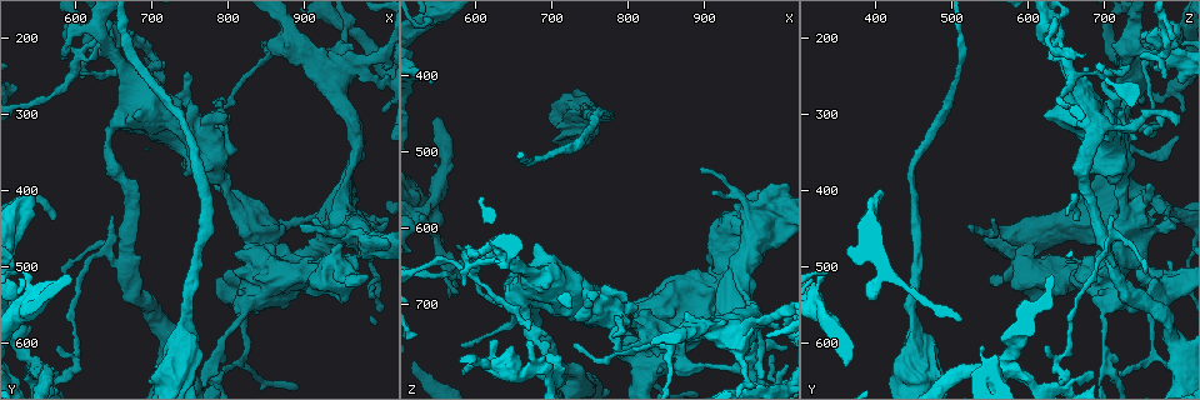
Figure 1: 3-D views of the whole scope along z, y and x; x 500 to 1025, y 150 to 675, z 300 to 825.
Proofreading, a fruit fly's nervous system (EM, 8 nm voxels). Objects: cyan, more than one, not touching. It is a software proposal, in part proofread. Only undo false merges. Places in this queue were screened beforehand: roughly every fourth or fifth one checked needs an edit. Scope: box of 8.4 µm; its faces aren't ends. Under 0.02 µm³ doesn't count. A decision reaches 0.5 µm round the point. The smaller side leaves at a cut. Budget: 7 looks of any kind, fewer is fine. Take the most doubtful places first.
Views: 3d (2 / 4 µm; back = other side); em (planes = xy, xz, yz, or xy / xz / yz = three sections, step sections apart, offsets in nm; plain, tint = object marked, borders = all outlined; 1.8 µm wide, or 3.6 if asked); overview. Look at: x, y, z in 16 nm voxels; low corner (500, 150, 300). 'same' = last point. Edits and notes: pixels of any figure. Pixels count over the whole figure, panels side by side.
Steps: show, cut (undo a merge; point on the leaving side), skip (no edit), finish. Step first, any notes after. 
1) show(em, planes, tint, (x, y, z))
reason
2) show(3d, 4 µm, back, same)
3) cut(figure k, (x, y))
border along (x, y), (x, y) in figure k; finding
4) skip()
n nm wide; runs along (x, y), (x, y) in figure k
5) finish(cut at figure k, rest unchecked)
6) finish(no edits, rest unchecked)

show(em, yz, step 16, tint, (775, 635, 705))

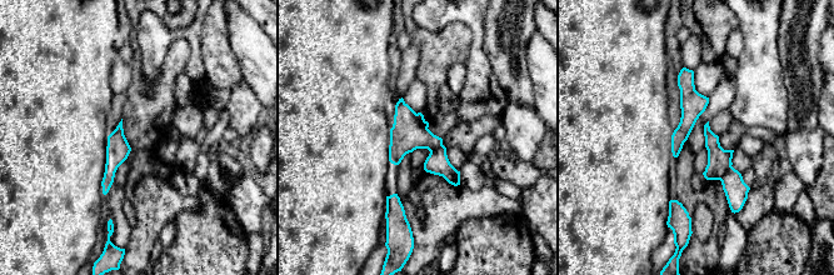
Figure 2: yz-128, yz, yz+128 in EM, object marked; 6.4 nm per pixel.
show(em, planes, tint, same)

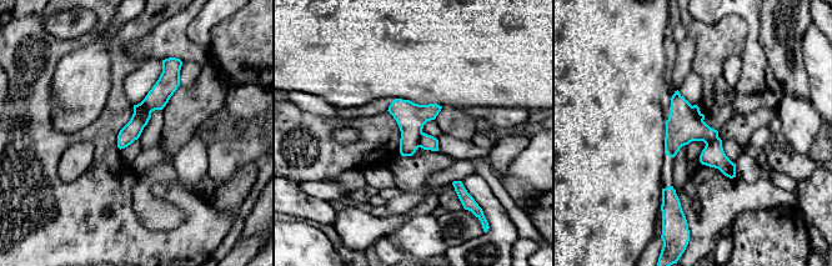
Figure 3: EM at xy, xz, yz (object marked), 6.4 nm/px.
cut(figure 3, (139, 109))
120 nm wide; border along (134, 113), (139, 114), (146, 124) in figure 3; a second neuron is stuck on

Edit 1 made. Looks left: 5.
show(em, xy, step 16, tint, (635, 210, 635))
thick turns thin

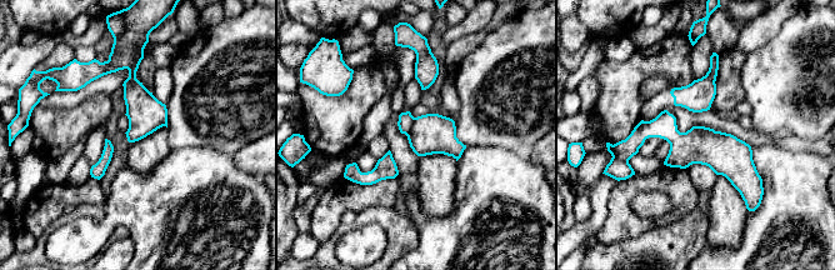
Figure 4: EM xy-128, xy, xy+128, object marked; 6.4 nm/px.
cut(figure 4, (405, 119))
200 nm wide; border along (415, 118), (411, 128), (405, 134) in figure 4; two neurons meet here

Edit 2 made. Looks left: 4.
show(em, planes, tint, (755, 300, 700))
abrupt turn

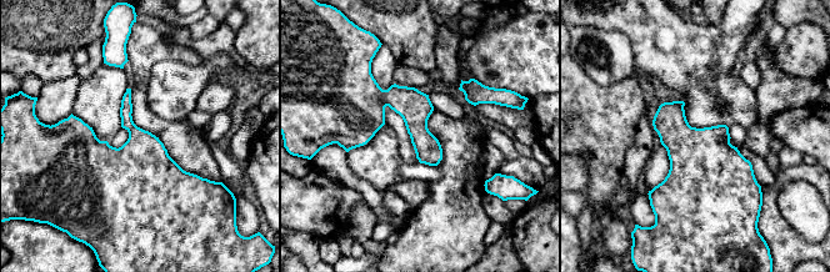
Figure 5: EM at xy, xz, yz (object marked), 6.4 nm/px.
skip()
continuous, no second neuron

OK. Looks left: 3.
finish(cut at figure 3, cut at figure 4, rest unchecked)

